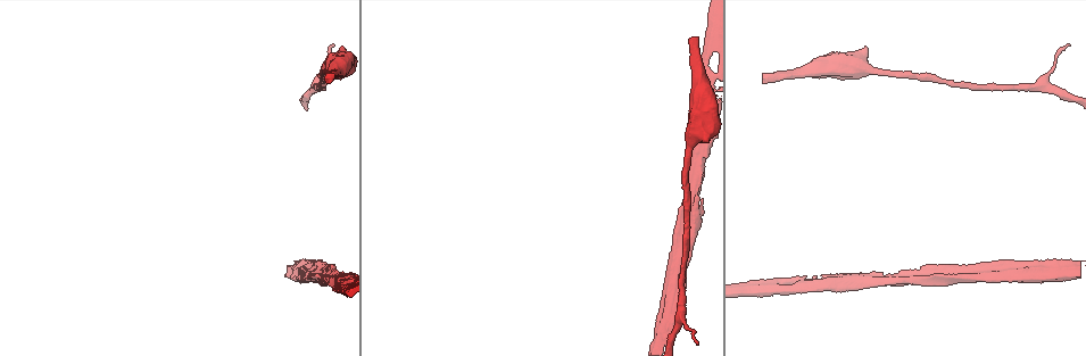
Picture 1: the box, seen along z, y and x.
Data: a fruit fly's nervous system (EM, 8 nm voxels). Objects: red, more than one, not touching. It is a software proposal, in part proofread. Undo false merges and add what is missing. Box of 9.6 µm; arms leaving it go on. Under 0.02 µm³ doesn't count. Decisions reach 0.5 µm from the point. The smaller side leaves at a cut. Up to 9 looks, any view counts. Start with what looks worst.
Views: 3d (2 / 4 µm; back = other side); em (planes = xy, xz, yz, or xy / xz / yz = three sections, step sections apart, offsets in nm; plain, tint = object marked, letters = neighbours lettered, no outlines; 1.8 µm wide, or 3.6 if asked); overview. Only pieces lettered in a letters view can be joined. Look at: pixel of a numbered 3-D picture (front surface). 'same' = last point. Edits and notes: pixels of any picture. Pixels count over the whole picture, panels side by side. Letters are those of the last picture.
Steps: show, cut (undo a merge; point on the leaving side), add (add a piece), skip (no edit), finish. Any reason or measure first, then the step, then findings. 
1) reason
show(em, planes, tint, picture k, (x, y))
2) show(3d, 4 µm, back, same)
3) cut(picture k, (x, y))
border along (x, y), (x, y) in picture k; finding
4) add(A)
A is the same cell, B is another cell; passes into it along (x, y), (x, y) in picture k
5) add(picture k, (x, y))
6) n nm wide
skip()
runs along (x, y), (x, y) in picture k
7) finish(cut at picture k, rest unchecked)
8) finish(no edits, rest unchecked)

sudden change in width
show(3d, 4 µm, picture 1, (807, 285))

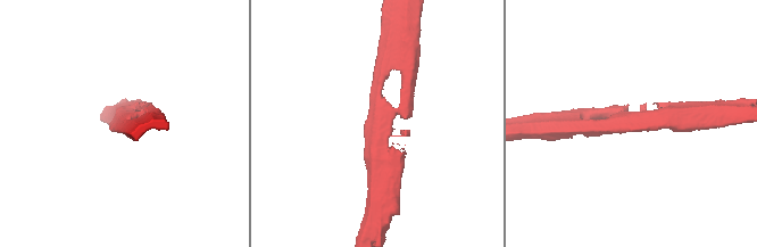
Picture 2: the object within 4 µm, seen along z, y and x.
show(em, 3.6 µm, planes, letters, picture 2, (123, 118))

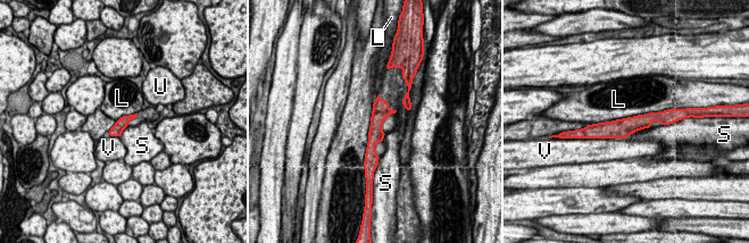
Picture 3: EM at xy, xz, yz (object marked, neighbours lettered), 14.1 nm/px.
skip()
L, S, U and V are other cells; runs along (663, 120), (598, 128) in picture 3; all the same neuron

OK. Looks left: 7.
show(em, xy, step 16, letters, picture 1, (868, 281))

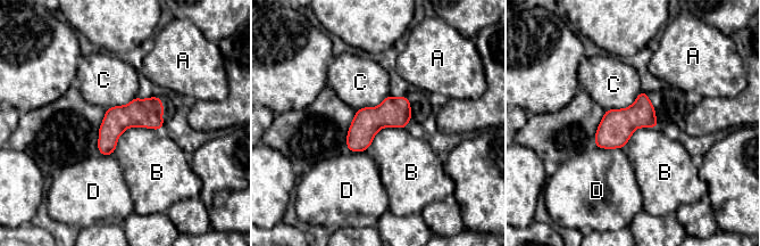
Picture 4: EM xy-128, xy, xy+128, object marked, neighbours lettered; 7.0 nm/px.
skip()
A, B, C and D are other cells; continuous, no second neuron

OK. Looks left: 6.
three-way junction
show(3d, 4 µm, picture 1, (943, 278))

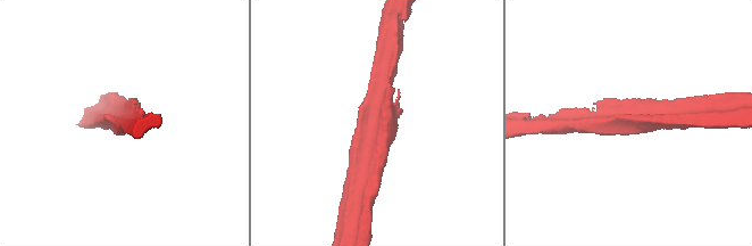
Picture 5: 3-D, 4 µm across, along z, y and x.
show(em, planes, plain, picture 5, (634, 118))

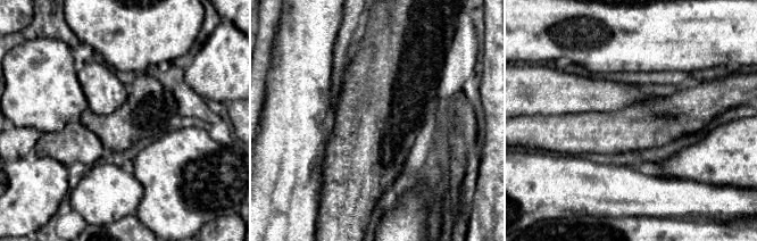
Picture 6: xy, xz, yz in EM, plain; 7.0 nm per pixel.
show(em, planes, letters, same)

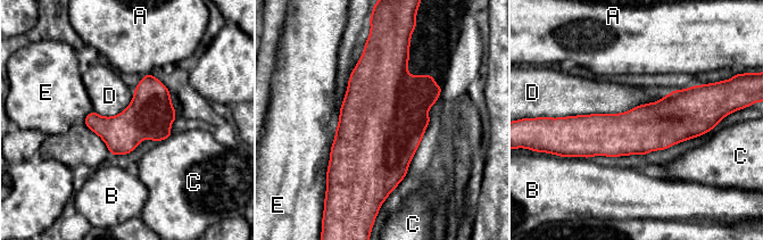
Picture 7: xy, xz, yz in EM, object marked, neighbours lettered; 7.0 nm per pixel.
320 nm wide
skip()
A, B, C, D and E are other cells; all the same neuron

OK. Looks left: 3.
show(3d, 2 µm, picture 1, (695, 39))

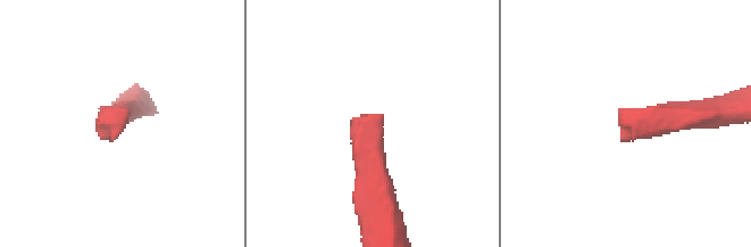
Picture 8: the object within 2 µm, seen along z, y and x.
show(em, xy, step 4, letters, picture 8, (375, 115))

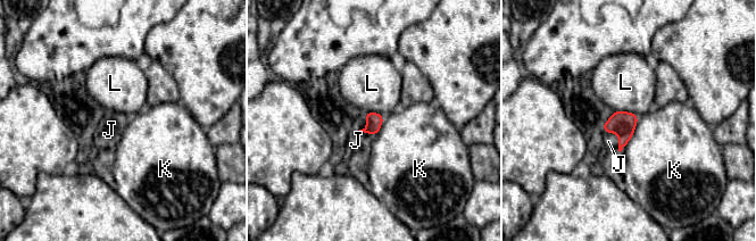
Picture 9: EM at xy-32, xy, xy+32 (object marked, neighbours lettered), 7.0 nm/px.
120 nm wide
add(J)
J is the same cell, K and L are other cells; passes into it along (374, 121), (364, 129), (356, 140) in picture 9; the neuron continues

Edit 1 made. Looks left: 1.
finish(add at picture 9, rest unchecked)

